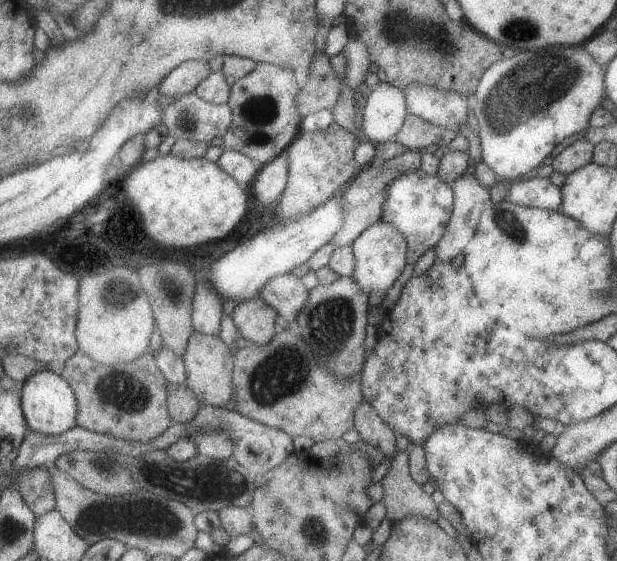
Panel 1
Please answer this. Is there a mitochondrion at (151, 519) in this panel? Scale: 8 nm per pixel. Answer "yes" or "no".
yes

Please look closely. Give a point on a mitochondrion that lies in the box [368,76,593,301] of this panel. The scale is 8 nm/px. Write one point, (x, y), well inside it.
(514, 228)

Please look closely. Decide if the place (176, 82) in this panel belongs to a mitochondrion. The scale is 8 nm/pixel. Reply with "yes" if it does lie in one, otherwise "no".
no

